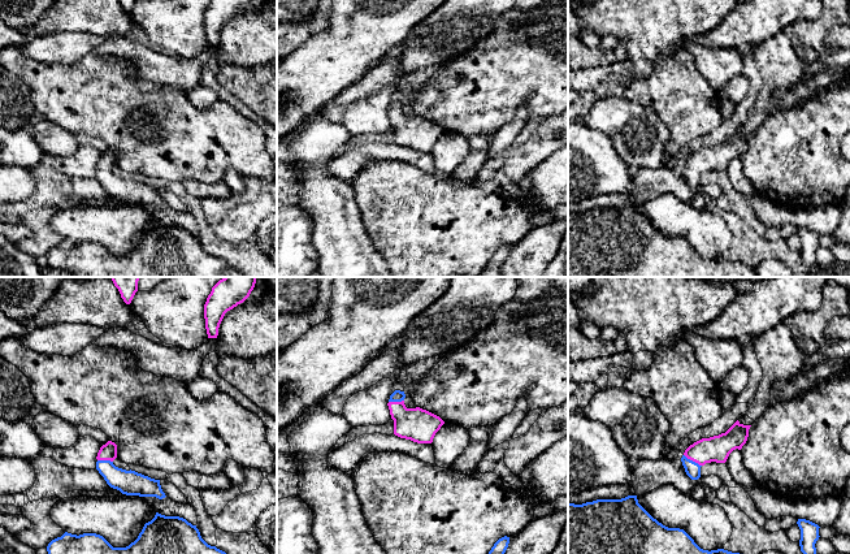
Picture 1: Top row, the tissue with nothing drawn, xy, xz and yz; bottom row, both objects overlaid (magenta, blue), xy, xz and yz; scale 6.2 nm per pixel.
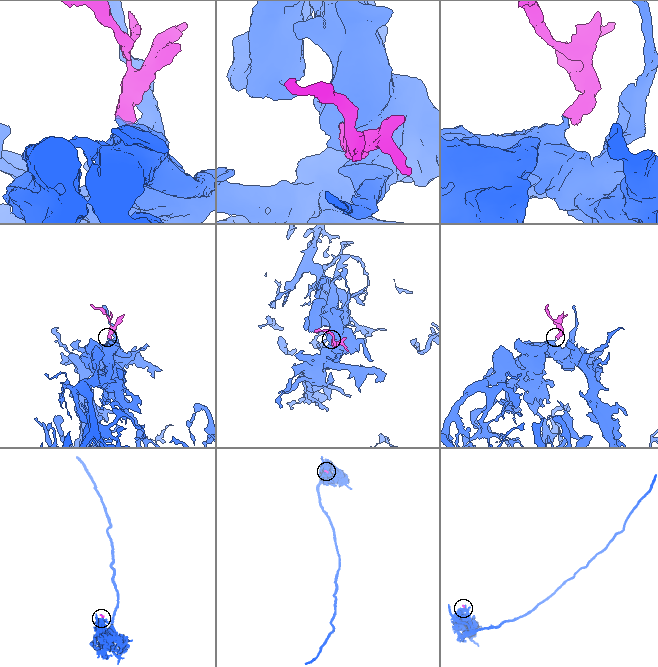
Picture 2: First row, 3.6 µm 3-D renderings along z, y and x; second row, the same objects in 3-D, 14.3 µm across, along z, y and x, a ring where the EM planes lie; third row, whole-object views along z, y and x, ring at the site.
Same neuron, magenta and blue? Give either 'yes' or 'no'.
yes

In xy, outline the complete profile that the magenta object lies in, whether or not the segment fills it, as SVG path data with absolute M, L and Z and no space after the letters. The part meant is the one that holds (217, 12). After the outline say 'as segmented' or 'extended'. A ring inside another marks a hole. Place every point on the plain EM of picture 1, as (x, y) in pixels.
M211 0L204 13L204 27L208 47L217 47L225 22L243 12L251 0Z | as segmented

